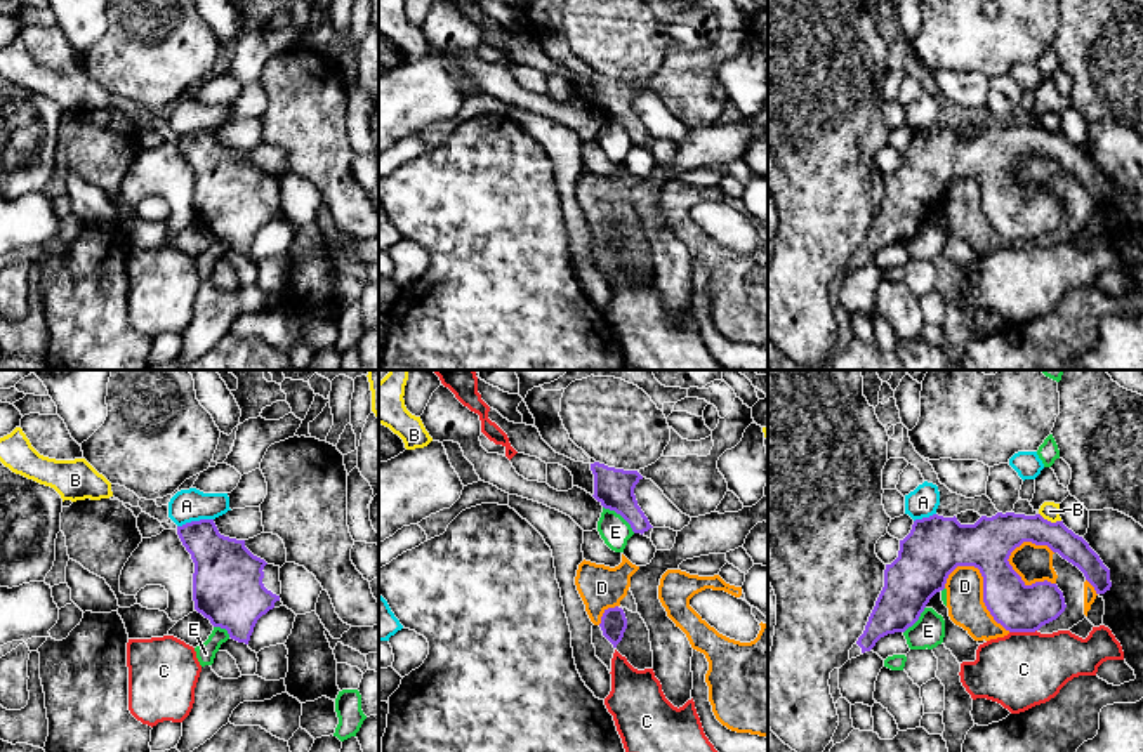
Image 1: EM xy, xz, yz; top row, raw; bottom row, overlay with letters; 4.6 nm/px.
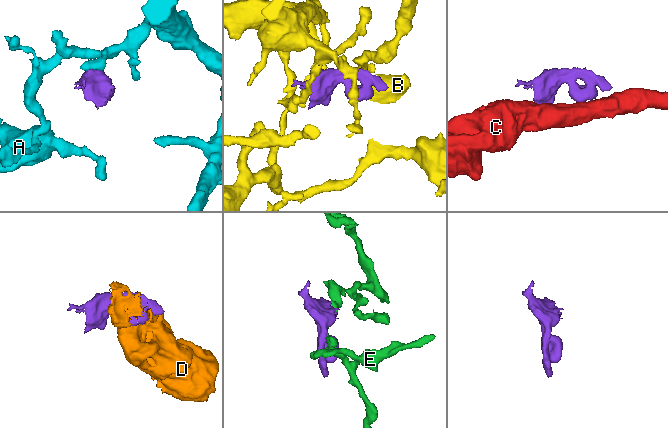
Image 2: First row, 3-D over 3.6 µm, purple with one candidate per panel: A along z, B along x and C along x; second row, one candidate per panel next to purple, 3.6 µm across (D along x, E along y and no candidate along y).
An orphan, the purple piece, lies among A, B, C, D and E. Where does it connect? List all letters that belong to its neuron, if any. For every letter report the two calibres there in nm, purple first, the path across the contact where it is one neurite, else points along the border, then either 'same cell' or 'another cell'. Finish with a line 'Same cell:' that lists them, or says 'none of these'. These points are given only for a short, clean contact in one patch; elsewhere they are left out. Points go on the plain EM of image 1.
A: 280 nm thick on the purple side, 150 nm on the other; border along xy (212, 129), (186, 132), (178, 138); another cell
B: 190 nm thick on the purple side, 90 nm on the other; border along yz (1039, 124), (1051, 132), (1060, 132); another cell
C: 220 nm thick on the purple side, 360 nm on the other; border along yz (1036, 240), (1010, 244); another cell
D: 240 nm thick on the purple side, 180 nm on the other; another cell
E: 180 nm thick on the purple side, 140 nm on the other; another cell
Same cell: none of these

